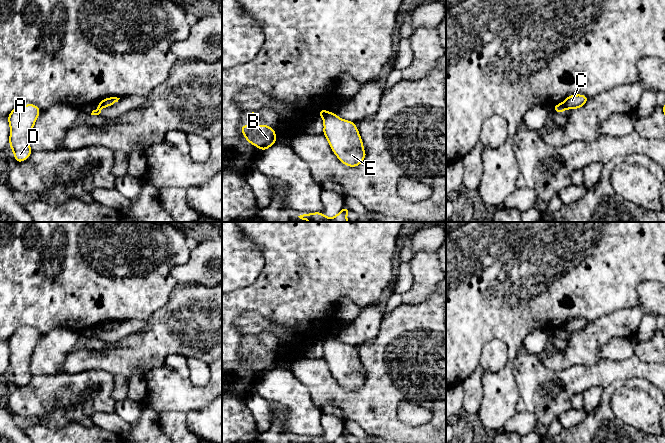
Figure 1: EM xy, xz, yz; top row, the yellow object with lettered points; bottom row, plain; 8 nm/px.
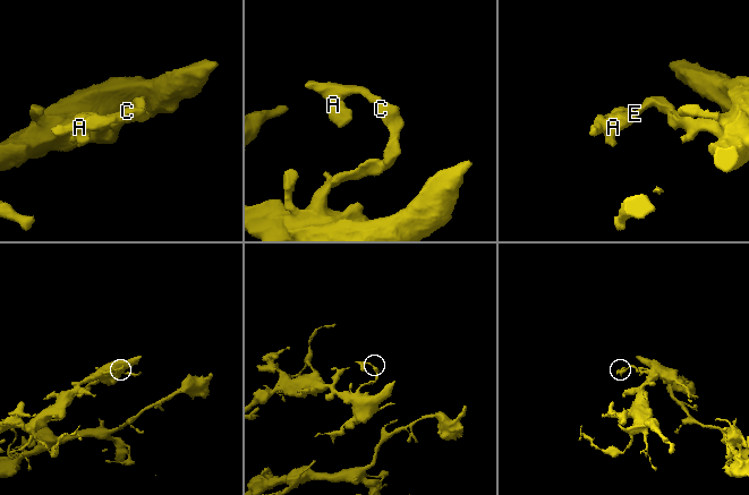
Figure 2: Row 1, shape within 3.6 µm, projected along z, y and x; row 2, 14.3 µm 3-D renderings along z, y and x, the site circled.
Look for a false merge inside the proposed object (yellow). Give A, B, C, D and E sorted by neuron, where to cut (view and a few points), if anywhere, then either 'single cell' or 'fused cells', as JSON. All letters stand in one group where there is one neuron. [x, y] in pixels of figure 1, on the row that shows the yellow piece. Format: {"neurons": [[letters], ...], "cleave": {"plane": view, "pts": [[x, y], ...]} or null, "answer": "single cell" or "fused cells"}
{"neurons": [["A", "B", "D"], ["C", "E"]], "cleave": {"plane": "xy", "pts": [[98, 103], [101, 109]]}, "answer": "fused cells"}

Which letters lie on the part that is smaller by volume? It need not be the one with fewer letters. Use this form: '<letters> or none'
A, B, D

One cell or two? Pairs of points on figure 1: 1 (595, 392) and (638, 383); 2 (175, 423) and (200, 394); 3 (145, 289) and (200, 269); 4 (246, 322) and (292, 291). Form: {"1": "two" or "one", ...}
{"1": "two", "2": "two", "3": "two", "4": "two"}

